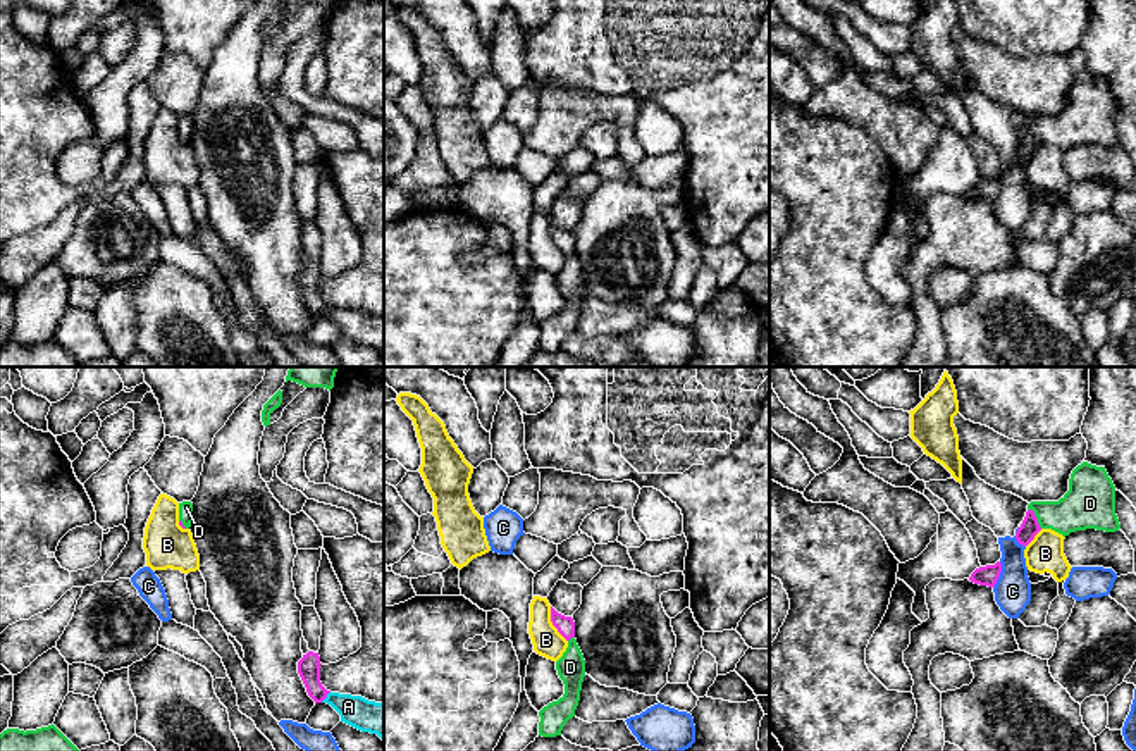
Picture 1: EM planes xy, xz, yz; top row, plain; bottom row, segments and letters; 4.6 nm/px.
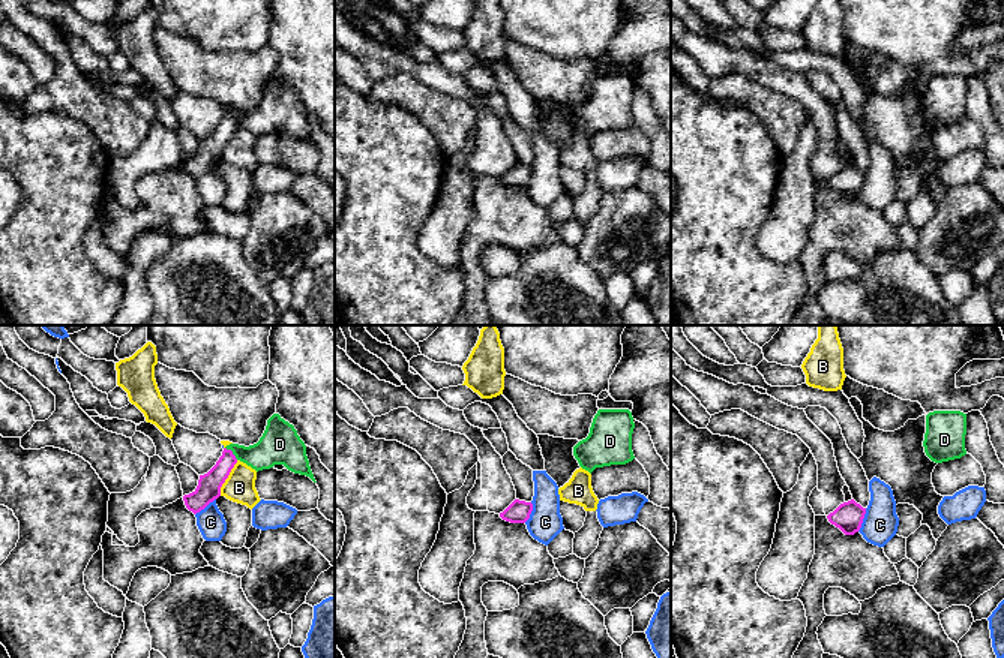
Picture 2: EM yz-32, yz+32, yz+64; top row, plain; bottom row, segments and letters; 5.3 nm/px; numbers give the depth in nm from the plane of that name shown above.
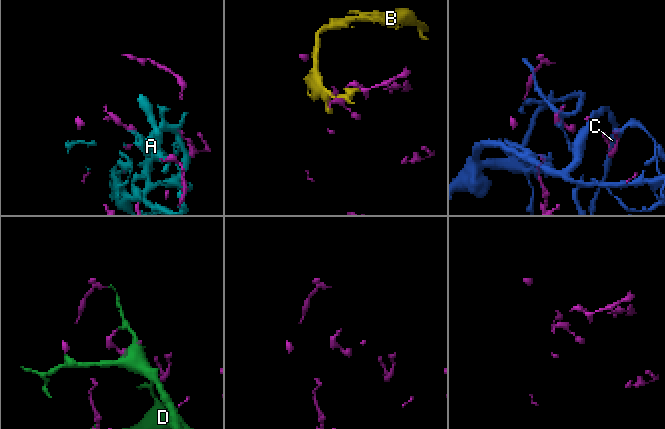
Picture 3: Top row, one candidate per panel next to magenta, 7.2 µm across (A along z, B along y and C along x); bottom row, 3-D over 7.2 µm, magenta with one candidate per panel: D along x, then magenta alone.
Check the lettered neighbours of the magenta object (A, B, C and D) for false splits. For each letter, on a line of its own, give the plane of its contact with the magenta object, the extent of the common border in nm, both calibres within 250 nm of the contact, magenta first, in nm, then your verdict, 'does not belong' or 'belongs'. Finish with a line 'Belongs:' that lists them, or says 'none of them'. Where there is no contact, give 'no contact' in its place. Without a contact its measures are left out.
A: xy | 70 nm | 110/150 nm | does not belong
B: xz | 190 nm | 90/140 nm | does not belong
C: yz | 130 nm | 100/180 nm | does not belong
D: yz | 120 nm | 90/220 nm | belongs
Belongs: D

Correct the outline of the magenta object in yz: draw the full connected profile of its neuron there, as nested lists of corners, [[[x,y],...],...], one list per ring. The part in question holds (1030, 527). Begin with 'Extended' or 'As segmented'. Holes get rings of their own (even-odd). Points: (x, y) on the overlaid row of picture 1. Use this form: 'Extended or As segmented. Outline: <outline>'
Extended. Outline: [[[1083,462],[1072,470],[1069,491],[1059,501],[1031,501],[1016,539],[1028,546],[1041,529],[1064,537],[1086,529],[1119,531],[1115,486],[1105,467]]]

